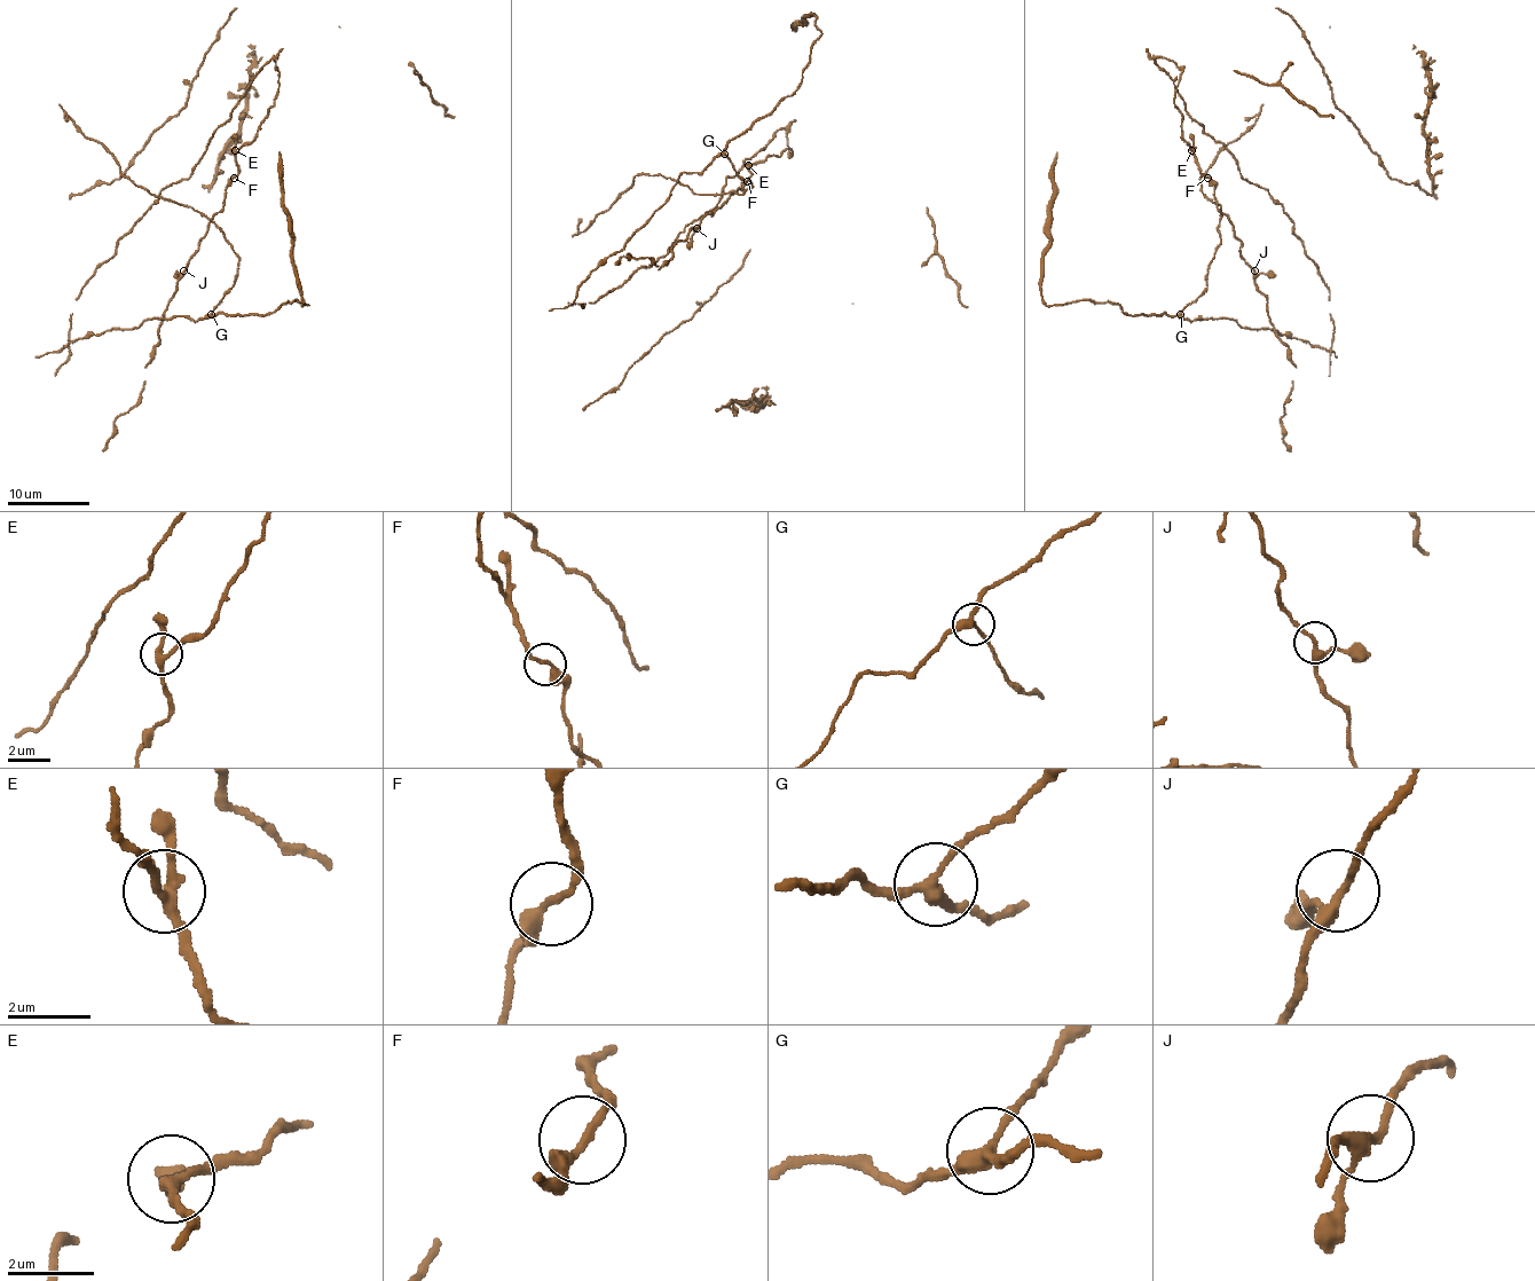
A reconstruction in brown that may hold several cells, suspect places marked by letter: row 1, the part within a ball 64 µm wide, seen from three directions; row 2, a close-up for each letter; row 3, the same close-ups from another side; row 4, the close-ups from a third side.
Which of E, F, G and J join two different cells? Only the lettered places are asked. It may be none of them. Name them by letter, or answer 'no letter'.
no letter

